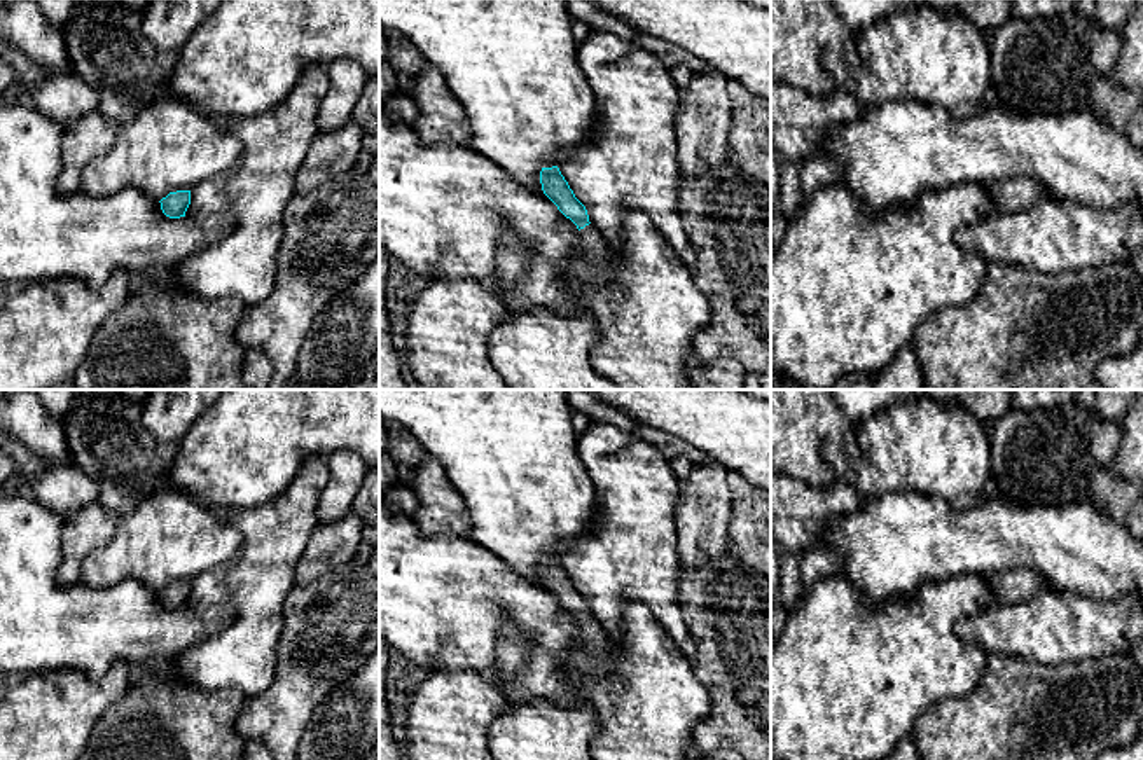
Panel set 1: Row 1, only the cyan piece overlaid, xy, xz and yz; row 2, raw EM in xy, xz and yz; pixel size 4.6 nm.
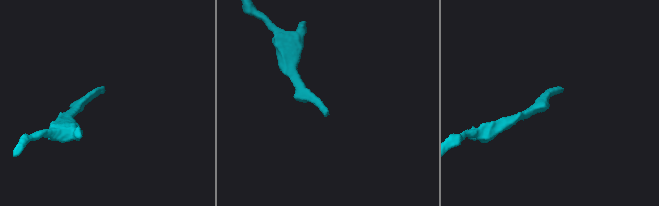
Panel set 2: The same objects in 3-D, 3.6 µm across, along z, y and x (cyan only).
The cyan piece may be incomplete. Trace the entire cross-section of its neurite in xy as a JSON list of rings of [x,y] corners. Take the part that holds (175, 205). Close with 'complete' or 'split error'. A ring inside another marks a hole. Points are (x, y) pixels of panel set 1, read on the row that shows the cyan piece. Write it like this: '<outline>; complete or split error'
[[[190,190],[170,192],[159,203],[161,203],[161,210],[166,217],[170,217],[170,218],[185,217],[185,211],[190,204]]]; complete

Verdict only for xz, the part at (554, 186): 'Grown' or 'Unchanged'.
Grown

